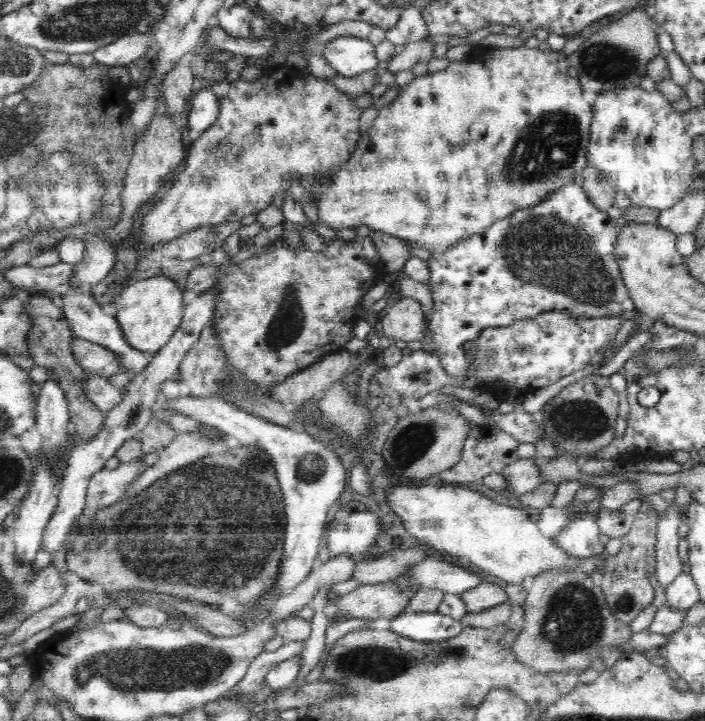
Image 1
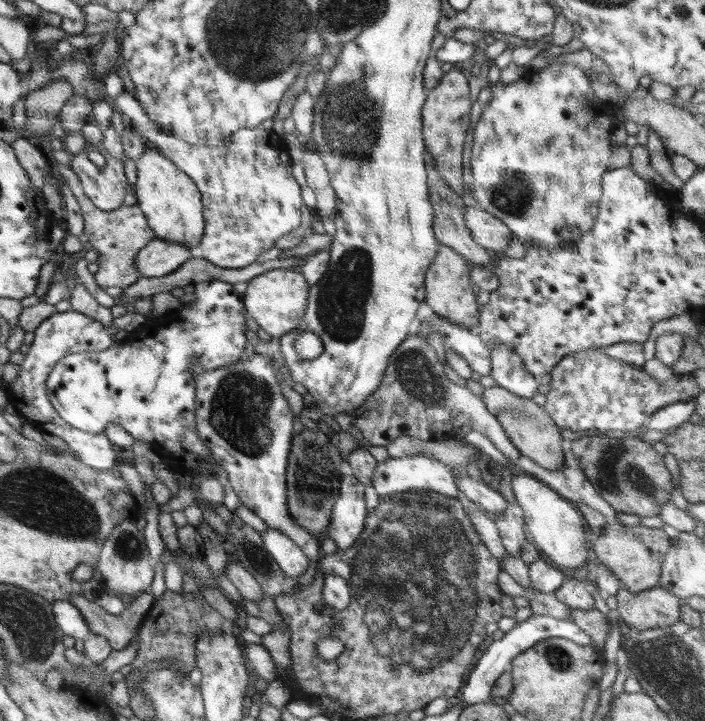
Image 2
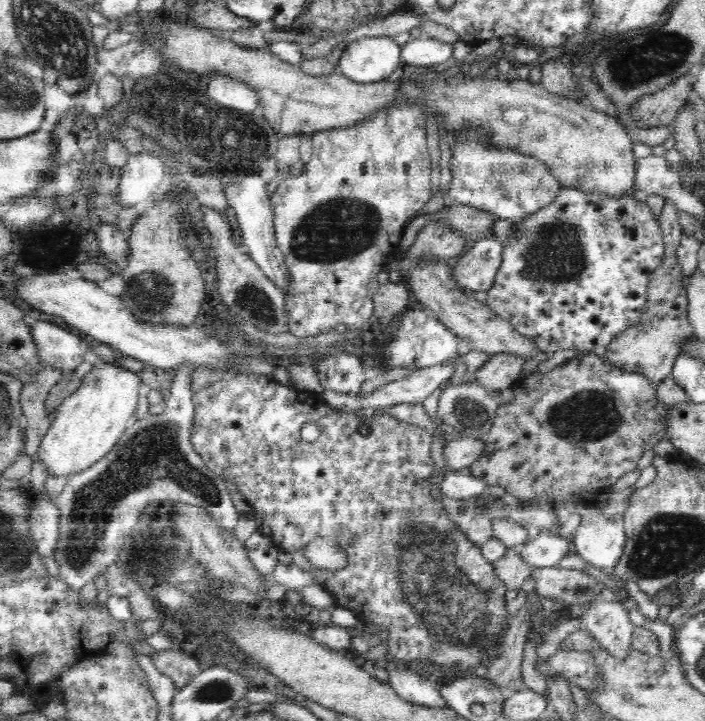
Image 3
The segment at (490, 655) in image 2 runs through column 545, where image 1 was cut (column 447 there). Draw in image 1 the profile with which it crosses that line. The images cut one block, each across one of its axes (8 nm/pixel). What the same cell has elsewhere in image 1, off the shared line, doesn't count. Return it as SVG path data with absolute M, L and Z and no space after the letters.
M436 611L402 612L389 619L396 634L422 642L438 642L454 638L464 626L459 620Z

